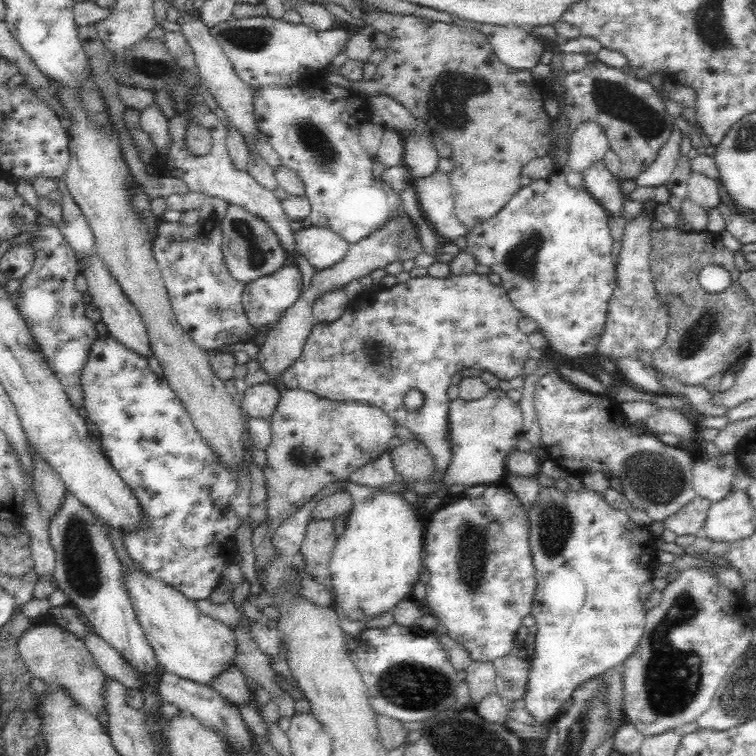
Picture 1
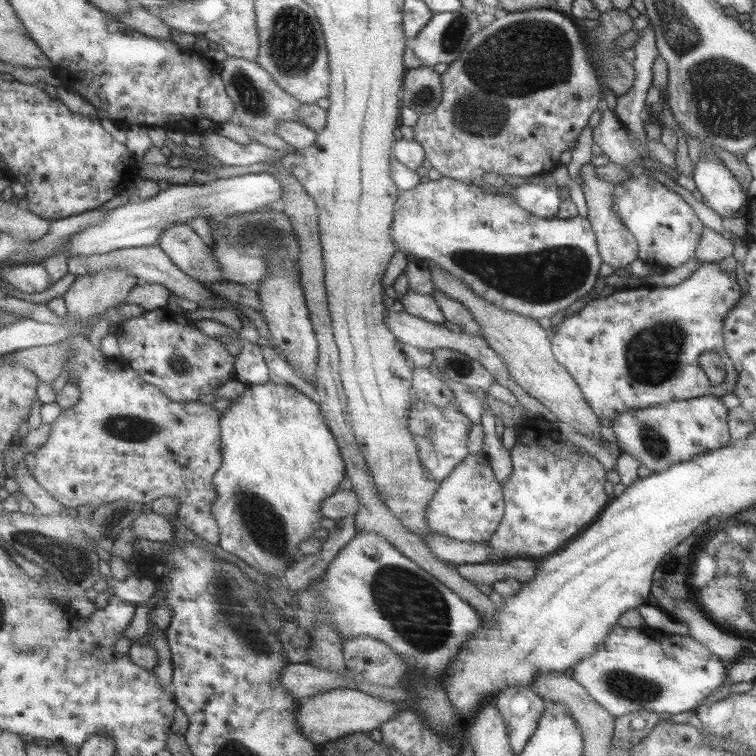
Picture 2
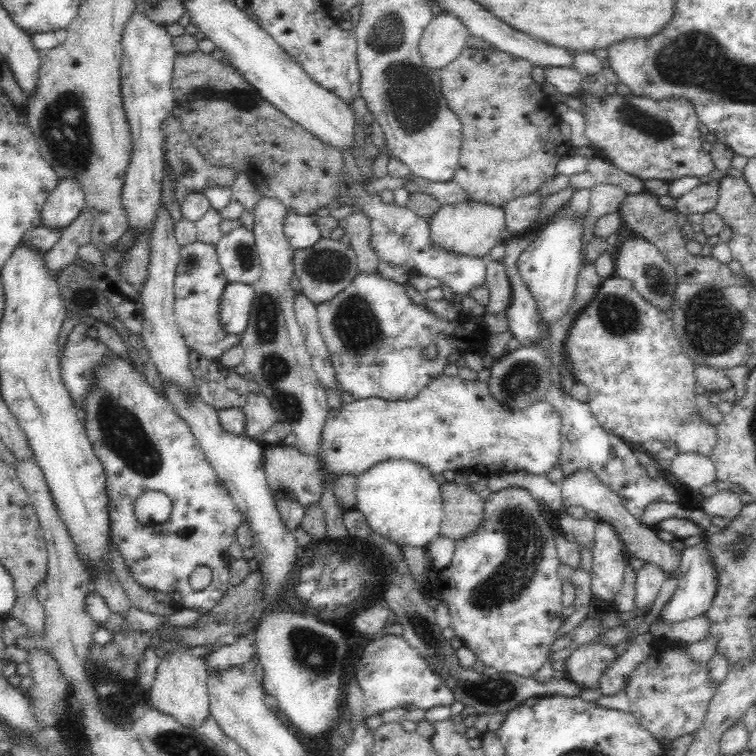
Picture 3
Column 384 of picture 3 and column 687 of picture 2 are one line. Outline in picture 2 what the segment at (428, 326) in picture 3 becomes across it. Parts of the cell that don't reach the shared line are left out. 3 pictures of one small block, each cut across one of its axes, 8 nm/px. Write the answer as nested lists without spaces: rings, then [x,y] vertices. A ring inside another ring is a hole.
[[[703,262],[691,276],[673,286],[631,286],[615,289],[605,298],[585,302],[579,312],[563,319],[550,338],[555,361],[573,378],[597,418],[615,418],[628,410],[649,408],[656,404],[687,400],[714,394],[731,394],[737,383],[737,372],[723,348],[723,321],[739,303],[741,289],[735,282],[735,273],[723,273],[717,263]],[[704,352],[719,356],[725,378],[719,386],[711,386],[702,372],[697,358]]]

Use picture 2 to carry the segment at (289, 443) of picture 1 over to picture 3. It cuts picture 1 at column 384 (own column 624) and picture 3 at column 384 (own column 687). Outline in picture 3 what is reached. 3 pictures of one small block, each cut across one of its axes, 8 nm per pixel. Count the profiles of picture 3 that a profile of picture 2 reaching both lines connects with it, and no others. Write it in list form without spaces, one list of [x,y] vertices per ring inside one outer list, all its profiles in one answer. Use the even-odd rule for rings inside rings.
[[[459,375],[444,376],[428,382],[411,399],[386,400],[370,397],[344,403],[338,410],[329,410],[322,438],[324,468],[317,468],[315,454],[300,454],[294,446],[270,448],[264,450],[264,472],[272,491],[288,491],[304,506],[319,499],[321,482],[334,480],[339,474],[358,476],[371,466],[388,459],[406,459],[416,461],[428,467],[432,474],[442,474],[446,470],[465,471],[480,477],[492,477],[500,471],[526,470],[534,474],[547,475],[560,463],[562,447],[562,419],[554,407],[546,400],[536,402],[524,410],[508,410],[500,406],[490,396],[488,384],[483,380],[465,380]]]

